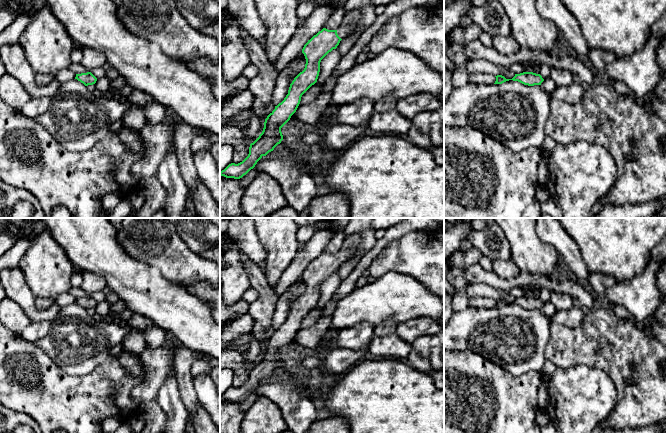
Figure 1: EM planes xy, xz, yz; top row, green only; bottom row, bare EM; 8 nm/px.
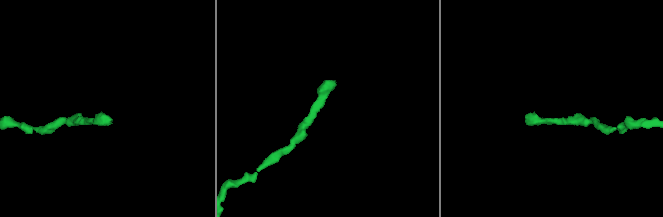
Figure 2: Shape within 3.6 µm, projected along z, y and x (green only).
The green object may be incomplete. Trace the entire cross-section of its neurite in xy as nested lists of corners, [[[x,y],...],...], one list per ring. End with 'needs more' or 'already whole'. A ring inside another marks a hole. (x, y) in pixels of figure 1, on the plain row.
[[[91,296],[76,298],[75,303],[83,307],[85,310],[93,309],[97,305],[97,302]]] | already whole

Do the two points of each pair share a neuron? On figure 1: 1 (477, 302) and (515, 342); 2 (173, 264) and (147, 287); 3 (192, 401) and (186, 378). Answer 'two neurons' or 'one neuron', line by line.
1: two neurons
2: two neurons
3: one neuron

